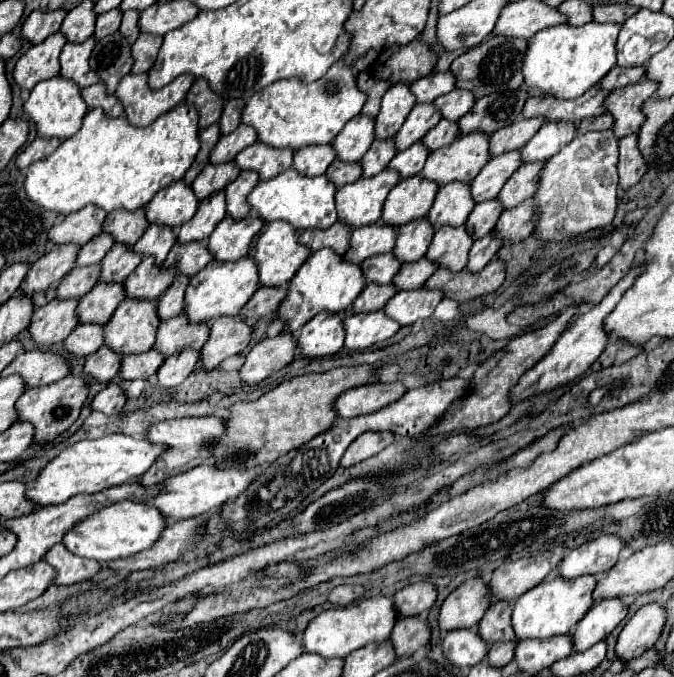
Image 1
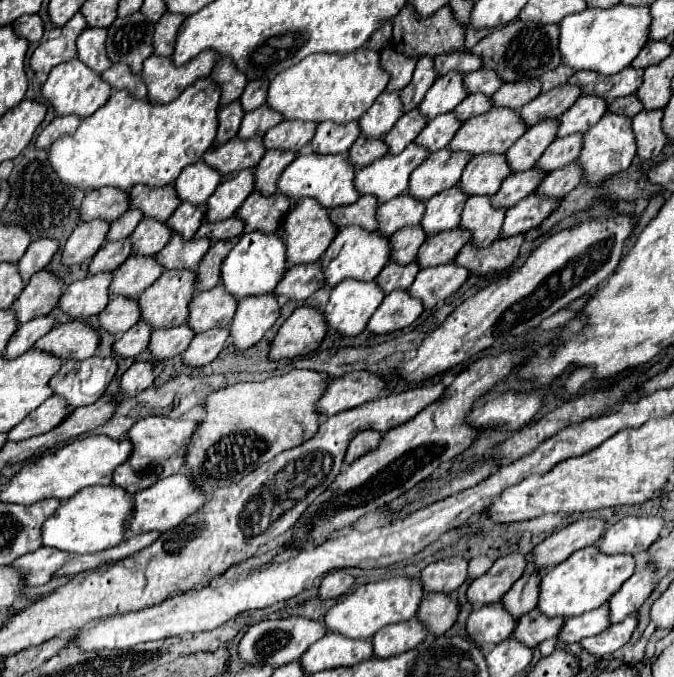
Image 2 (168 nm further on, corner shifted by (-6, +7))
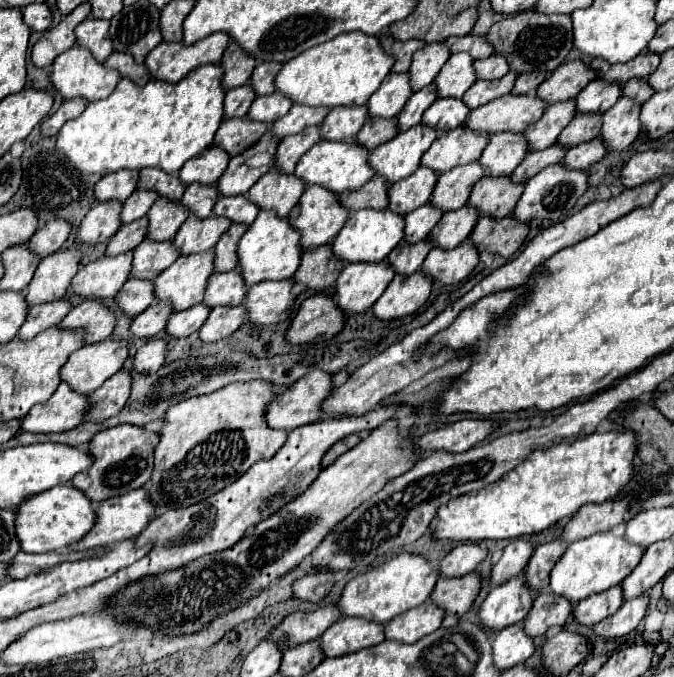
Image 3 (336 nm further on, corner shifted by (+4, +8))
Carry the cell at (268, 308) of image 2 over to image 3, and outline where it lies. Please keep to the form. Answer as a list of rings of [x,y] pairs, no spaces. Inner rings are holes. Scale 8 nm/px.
[[[293,279],[285,281],[261,281],[247,293],[245,307],[249,321],[257,325],[275,325],[285,321],[293,313],[297,295],[293,293]]]

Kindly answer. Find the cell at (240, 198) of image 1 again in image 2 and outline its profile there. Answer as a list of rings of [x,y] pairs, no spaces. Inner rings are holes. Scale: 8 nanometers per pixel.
[[[267,150],[265,156],[261,158],[261,162],[253,168],[253,180],[255,180],[255,190],[261,190],[261,194],[273,194],[275,190],[275,182],[279,178],[279,174],[283,172],[283,168],[295,158],[295,154],[291,152],[277,152],[277,150]]]

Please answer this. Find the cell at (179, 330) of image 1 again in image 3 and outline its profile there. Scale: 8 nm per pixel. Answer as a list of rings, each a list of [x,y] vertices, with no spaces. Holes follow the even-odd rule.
[[[237,269],[225,273],[213,273],[205,291],[205,303],[209,307],[219,305],[241,305],[247,293],[245,281],[241,281],[241,273]]]

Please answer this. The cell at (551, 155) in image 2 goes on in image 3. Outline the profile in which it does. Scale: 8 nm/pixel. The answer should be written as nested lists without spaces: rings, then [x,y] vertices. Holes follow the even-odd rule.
[[[579,113],[579,117],[573,117],[573,121],[559,135],[559,143],[575,147],[579,143],[591,141],[601,131],[601,115],[603,113],[597,113],[597,115],[581,115]]]

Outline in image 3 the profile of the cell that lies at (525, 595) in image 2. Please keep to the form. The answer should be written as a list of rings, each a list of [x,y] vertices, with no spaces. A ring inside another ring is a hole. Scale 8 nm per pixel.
[[[553,539],[535,549],[535,553],[525,569],[525,581],[531,589],[549,591],[549,573],[551,573],[553,565],[563,557],[567,547],[569,547],[569,543],[565,543],[561,539]]]

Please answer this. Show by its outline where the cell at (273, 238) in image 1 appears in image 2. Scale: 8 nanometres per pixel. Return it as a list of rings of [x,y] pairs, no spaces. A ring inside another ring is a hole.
[[[303,198],[295,204],[295,208],[291,208],[287,212],[287,216],[283,218],[281,224],[281,236],[285,240],[287,246],[287,262],[289,264],[311,264],[317,262],[323,252],[327,250],[327,246],[331,244],[331,240],[335,238],[337,228],[331,226],[329,220],[329,212],[319,206],[319,202],[315,202],[313,198]]]

